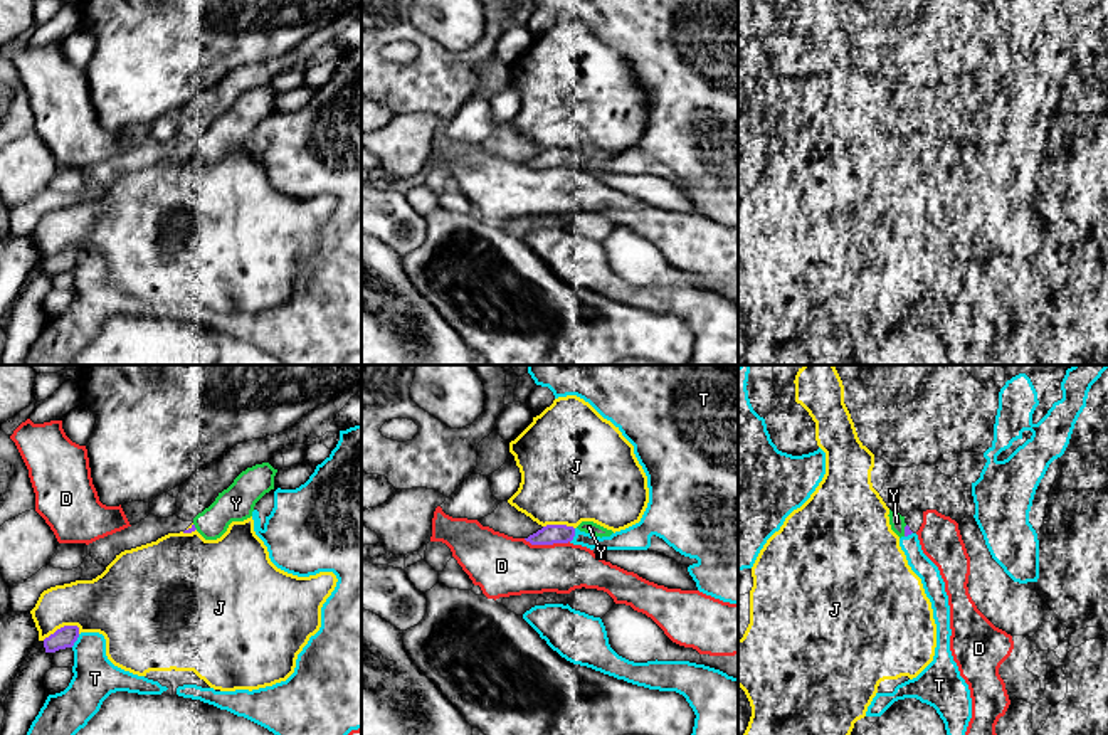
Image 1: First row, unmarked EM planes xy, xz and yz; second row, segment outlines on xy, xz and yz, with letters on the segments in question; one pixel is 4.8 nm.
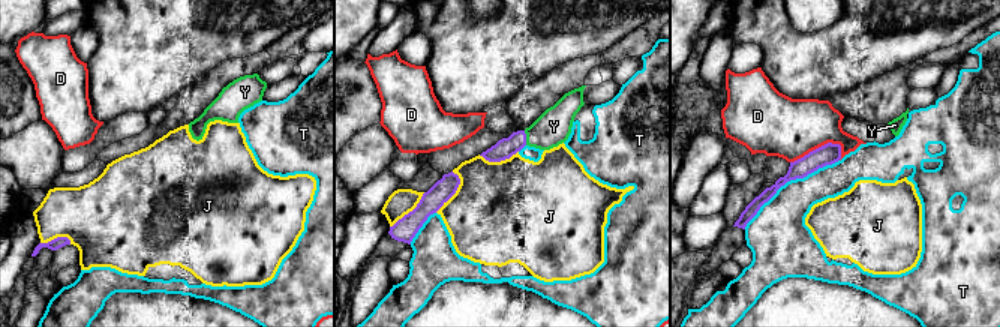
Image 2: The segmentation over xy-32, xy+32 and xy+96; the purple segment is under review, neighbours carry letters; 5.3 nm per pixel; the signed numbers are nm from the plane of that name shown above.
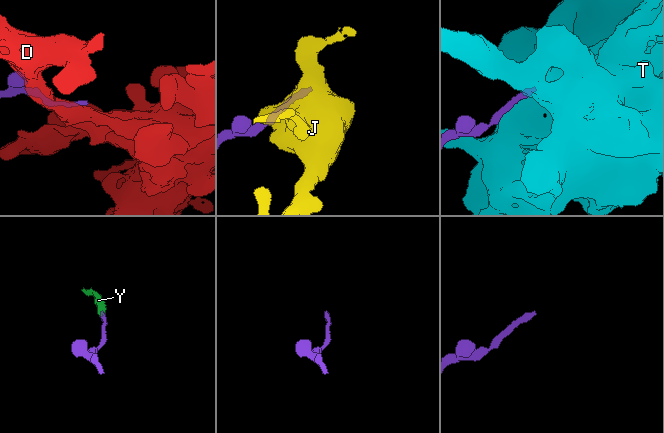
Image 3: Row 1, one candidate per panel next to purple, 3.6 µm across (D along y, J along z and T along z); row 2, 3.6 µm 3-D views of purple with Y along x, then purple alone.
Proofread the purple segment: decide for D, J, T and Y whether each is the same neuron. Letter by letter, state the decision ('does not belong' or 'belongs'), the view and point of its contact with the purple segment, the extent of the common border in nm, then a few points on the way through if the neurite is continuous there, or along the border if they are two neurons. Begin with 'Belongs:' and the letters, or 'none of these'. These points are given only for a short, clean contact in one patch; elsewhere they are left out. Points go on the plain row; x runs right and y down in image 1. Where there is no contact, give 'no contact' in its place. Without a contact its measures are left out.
Belongs: Y
D: does not belong | xz (547, 167) | 220 nm | along xz (523, 162), (532, 167), (569, 165)
J: does not belong | xy (61, 251) | 190 nm
T: does not belong | xz (574, 158) | 80 nm
Y: belongs | yz (905, 153) | 60 nm

